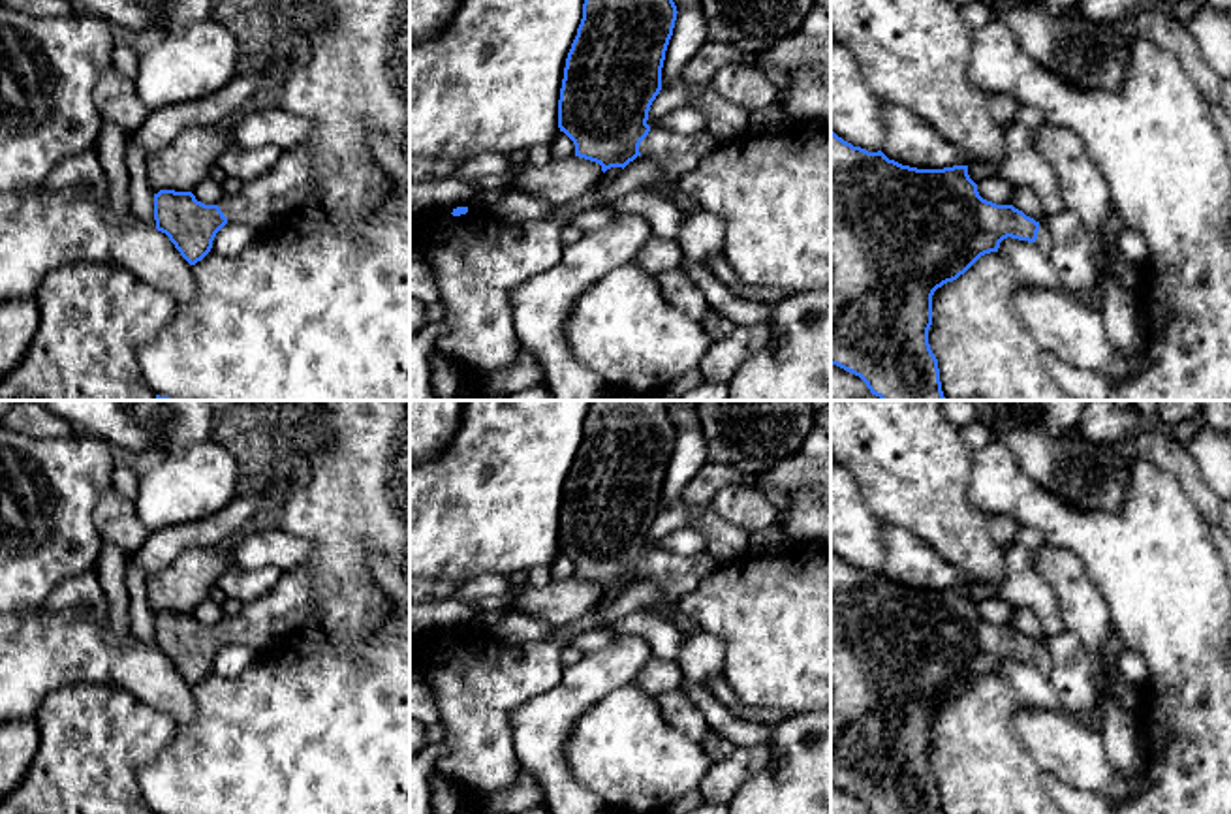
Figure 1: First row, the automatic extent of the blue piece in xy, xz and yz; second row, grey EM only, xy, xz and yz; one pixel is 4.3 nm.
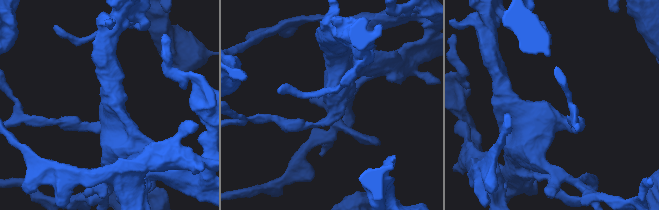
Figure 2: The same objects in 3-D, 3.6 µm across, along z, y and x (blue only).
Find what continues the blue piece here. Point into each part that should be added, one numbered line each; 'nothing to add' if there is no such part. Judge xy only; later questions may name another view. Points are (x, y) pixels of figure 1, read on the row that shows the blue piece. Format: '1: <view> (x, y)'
1: xy (264, 203)

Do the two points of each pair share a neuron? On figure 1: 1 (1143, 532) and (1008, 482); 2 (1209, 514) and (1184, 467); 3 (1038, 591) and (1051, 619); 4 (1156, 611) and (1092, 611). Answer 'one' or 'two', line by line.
1: one
2: one
3: one
4: two

